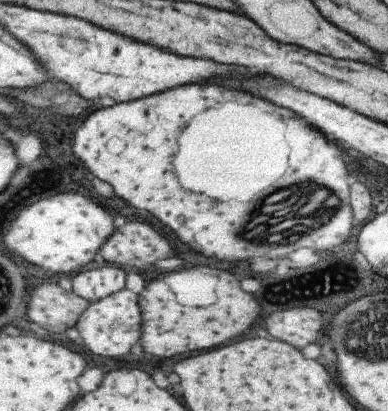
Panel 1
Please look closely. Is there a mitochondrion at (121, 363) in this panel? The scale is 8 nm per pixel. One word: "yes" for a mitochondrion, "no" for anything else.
no

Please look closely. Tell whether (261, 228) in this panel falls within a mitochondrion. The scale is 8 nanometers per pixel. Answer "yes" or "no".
yes

